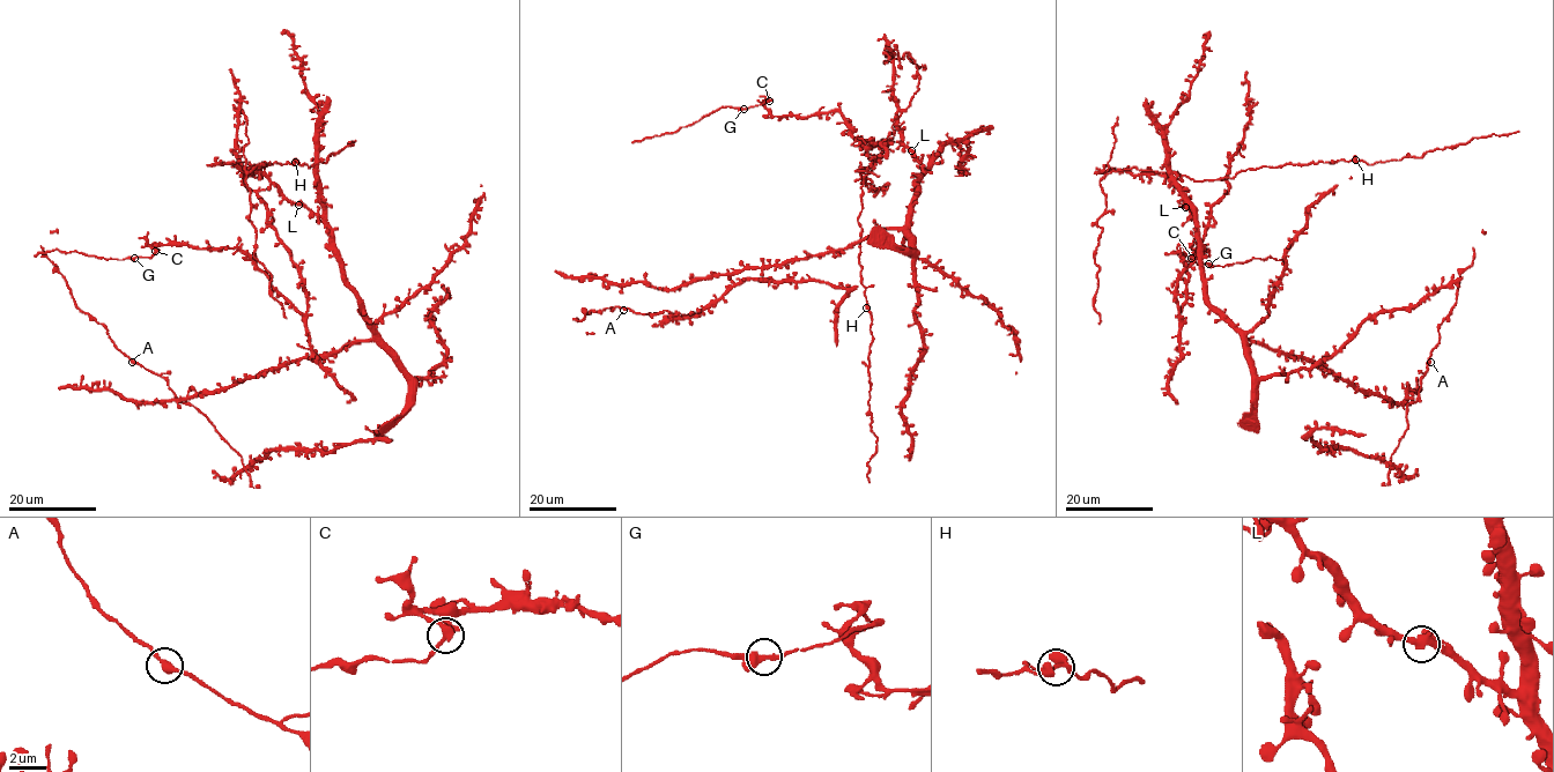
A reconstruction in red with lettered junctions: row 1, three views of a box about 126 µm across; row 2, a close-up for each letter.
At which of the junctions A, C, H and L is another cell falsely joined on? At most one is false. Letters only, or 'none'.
C

